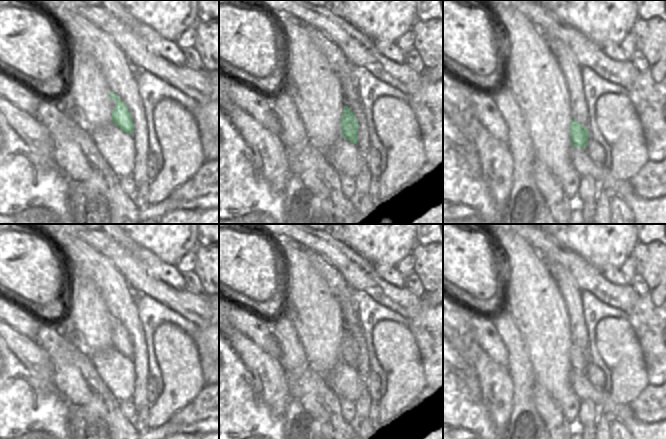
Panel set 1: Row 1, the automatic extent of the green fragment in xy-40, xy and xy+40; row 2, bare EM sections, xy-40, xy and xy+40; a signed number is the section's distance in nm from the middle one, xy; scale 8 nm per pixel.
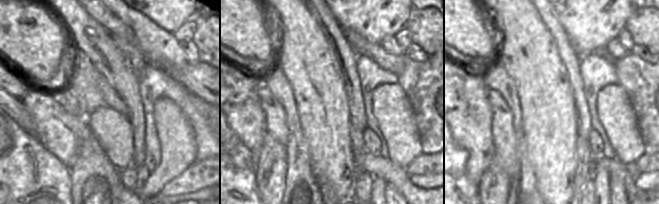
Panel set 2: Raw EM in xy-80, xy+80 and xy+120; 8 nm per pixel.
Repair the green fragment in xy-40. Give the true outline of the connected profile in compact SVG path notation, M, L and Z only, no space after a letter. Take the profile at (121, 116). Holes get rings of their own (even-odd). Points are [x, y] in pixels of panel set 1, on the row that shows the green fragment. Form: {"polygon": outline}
{"polygon": "M109 88L109 90L110 103L112 105L112 122L123 132L132 134L134 132L134 124L127 106L112 89Z"}

